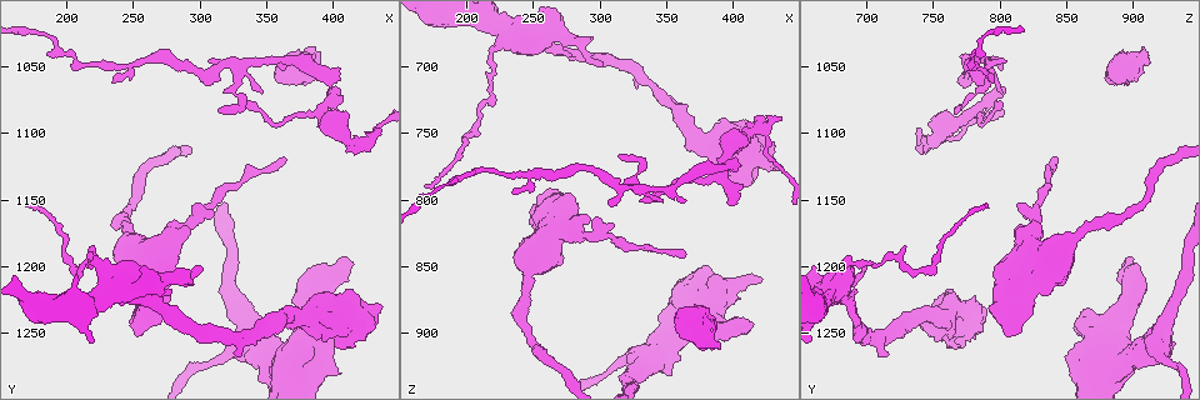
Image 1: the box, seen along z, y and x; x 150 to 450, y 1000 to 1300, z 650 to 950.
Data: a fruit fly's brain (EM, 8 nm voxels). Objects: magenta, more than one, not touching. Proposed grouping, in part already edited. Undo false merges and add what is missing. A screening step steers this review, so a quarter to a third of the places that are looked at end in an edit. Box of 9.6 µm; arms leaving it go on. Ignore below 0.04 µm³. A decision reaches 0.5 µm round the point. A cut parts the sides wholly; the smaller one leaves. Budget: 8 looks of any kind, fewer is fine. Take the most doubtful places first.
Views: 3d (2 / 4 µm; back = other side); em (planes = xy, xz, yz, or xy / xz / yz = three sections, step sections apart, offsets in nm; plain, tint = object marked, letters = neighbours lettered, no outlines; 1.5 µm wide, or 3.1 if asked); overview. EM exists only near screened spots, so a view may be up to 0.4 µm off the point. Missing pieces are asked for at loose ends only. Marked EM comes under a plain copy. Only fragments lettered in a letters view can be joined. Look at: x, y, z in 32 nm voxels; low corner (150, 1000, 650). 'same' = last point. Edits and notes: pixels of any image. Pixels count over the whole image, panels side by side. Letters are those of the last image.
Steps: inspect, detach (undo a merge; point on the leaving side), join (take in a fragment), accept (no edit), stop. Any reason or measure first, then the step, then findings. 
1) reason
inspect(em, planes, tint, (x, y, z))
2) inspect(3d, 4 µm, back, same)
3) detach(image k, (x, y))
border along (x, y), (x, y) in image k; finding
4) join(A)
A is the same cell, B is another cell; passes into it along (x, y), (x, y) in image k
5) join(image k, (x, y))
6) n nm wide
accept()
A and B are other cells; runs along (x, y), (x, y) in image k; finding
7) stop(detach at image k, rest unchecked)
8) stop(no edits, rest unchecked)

inspect(em, planes, tint, (310, 1048, 806))

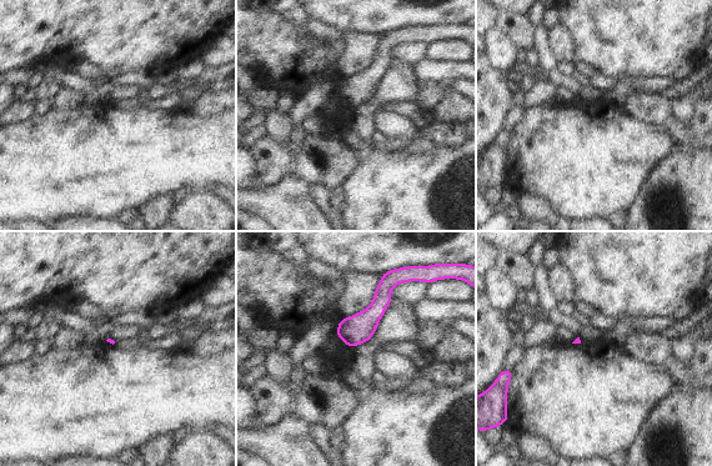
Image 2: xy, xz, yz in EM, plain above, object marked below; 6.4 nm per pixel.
what lies round it
inspect(em, planes, letters, same)

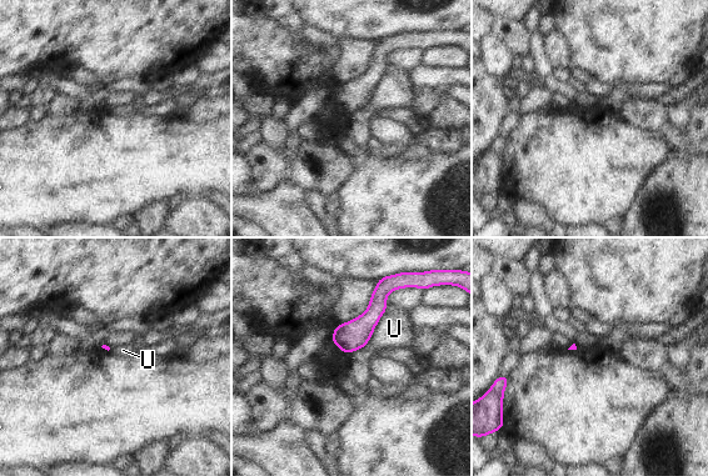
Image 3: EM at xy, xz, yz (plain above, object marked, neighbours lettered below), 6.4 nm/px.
accept()
U is another cell; border along (387, 309), (370, 339), (348, 354) in image 3; none of them fits

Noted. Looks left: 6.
inspect(3d, 4 µm, (422, 1248, 858))

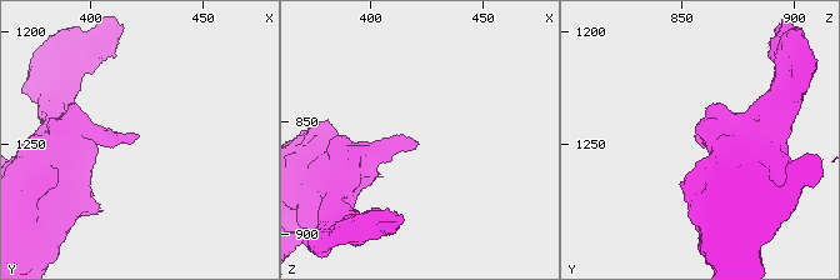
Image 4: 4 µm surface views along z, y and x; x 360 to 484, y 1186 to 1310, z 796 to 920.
inspect(em, planes, letters, (422, 1247, 858))

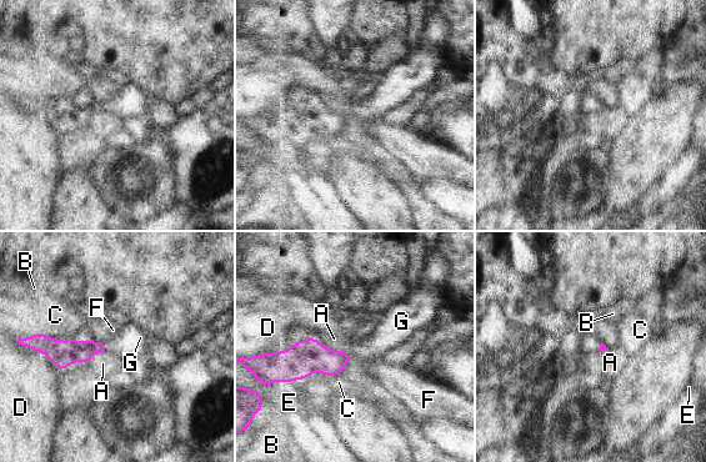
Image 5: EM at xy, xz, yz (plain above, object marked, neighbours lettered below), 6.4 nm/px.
C touches over 360 nm
join(G)
G is the same cell, A, B, C, D, E and F are other cells; it goes on there

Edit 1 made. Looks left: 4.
free end
inspect(3d, 2 µm, (402, 1060, 768))

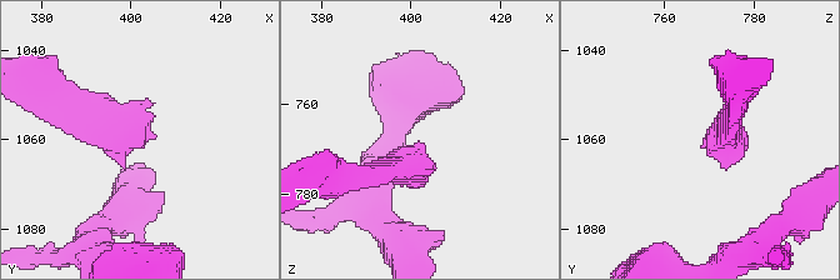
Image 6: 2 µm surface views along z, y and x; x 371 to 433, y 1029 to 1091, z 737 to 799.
inspect(em, planes, letters, (403, 1060, 769))

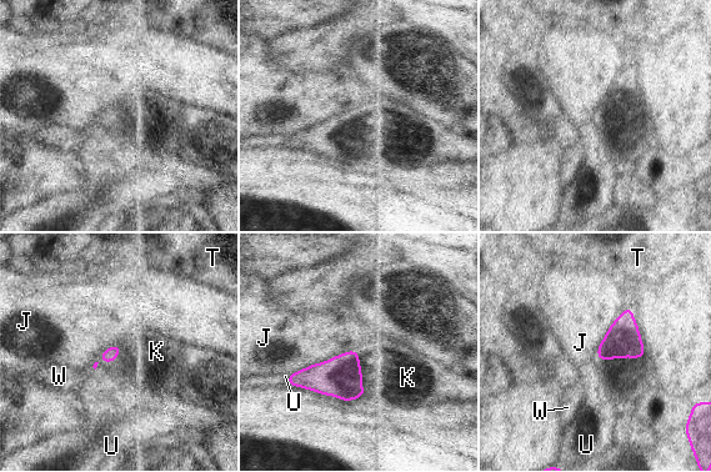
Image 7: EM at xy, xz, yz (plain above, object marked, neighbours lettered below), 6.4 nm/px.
join(K)
K is the same cell, J, T, U and W are other cells; passes into it along (341, 377), (357, 360), (394, 363) in image 7; it goes on there

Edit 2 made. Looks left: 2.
stop(join at image 5, join at image 7, rest unchecked)

